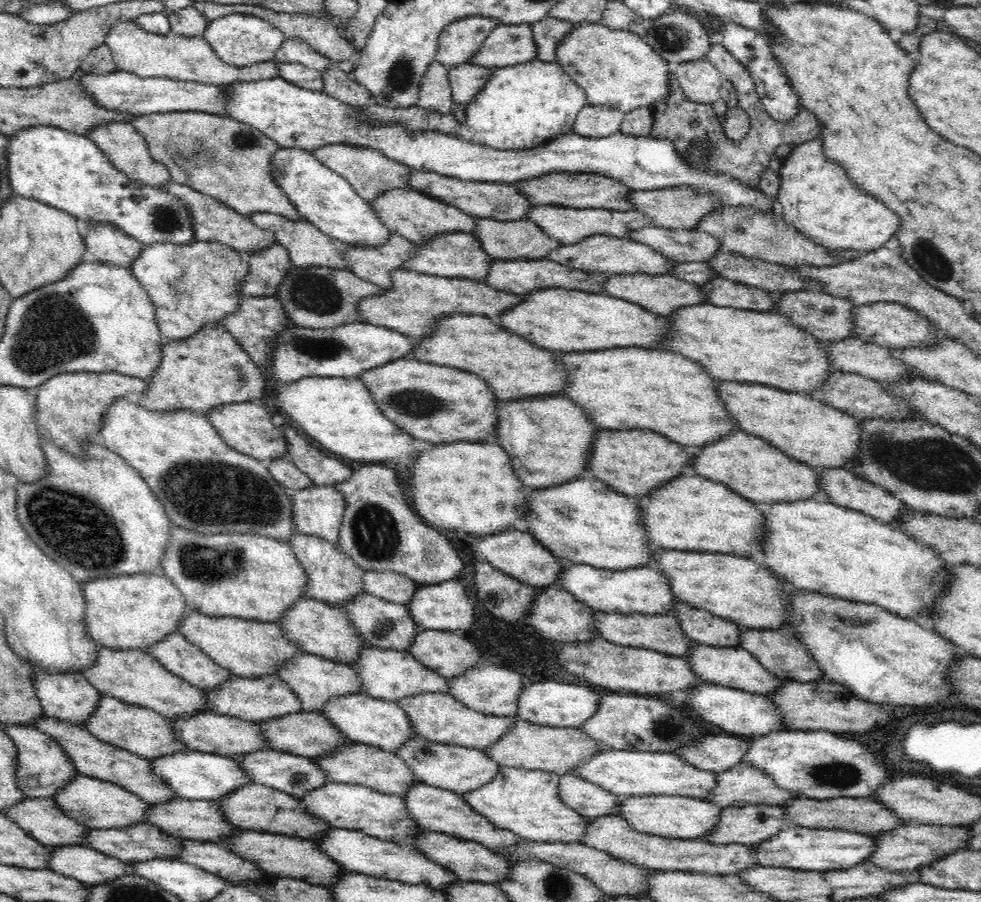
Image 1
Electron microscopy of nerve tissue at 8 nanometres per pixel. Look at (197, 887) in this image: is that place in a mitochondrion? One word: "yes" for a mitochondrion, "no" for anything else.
no

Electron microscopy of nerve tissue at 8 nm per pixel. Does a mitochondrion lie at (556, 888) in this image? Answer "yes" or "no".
yes

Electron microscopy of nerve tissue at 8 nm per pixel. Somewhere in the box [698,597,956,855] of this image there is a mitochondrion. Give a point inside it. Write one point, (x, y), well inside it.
(839, 776)

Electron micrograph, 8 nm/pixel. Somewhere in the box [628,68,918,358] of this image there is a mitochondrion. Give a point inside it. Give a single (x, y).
(707, 148)

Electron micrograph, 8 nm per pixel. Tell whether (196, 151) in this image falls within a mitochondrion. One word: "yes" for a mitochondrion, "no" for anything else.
yes

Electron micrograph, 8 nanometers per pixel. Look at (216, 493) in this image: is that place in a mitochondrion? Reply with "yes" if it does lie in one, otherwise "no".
yes

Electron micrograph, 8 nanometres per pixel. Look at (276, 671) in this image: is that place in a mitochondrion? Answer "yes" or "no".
no

